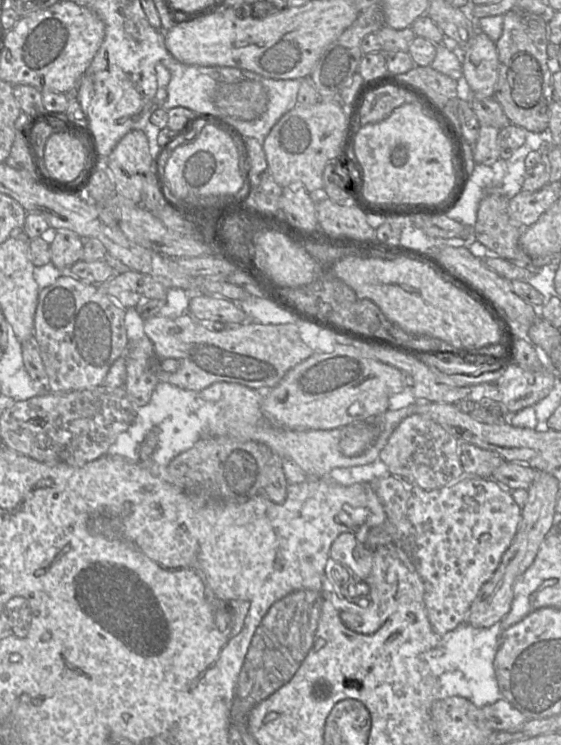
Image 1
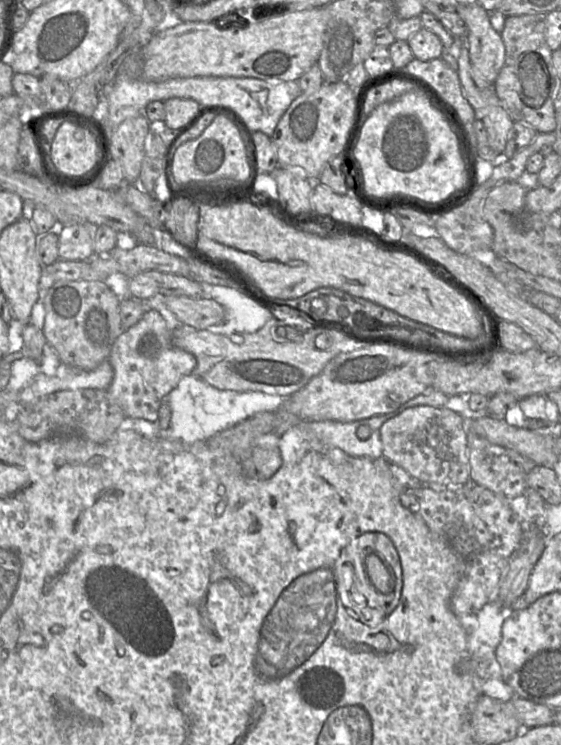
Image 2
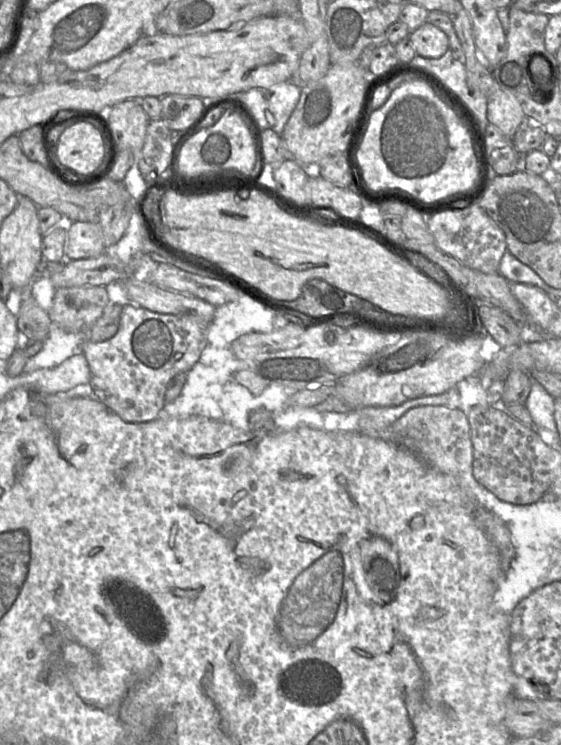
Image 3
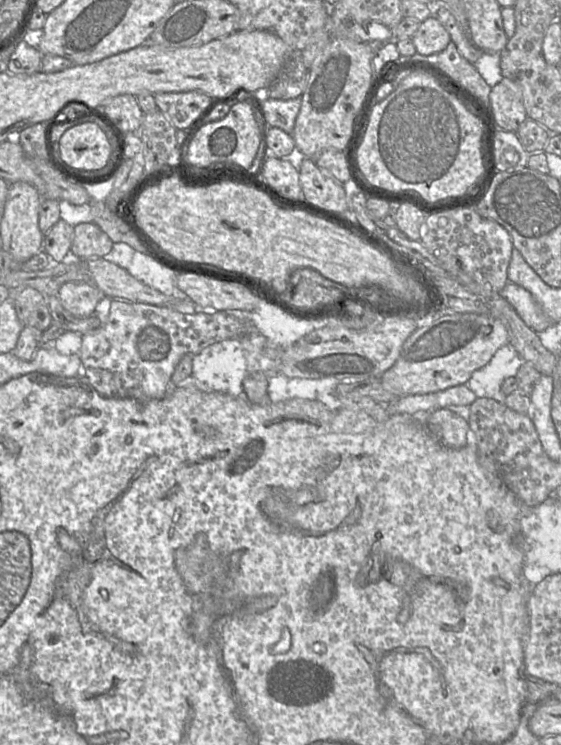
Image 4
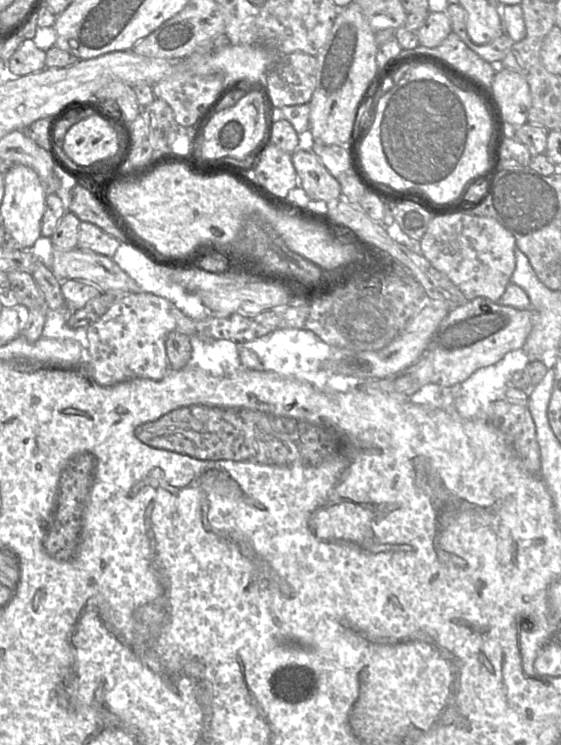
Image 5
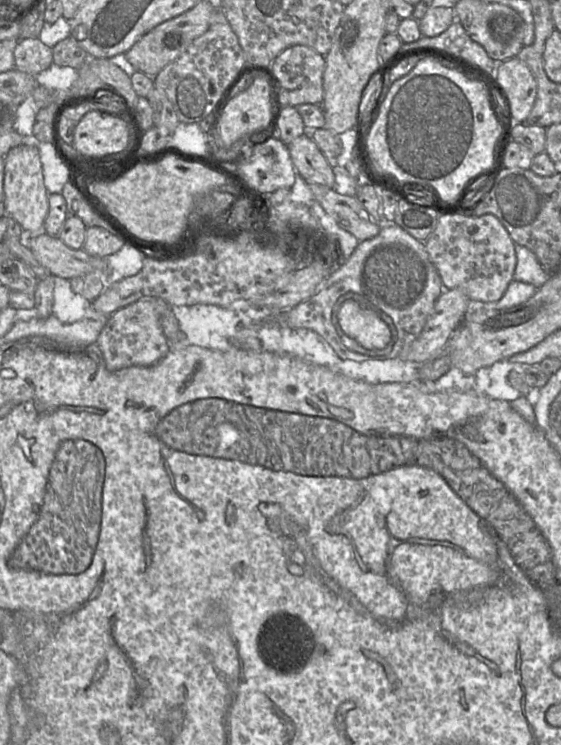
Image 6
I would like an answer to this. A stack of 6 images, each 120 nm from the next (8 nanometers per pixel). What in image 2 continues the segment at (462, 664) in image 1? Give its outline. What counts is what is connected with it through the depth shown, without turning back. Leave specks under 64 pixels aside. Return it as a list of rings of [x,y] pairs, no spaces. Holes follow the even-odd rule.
[[[524,594],[519,597],[511,607],[503,606],[498,600],[492,598],[486,603],[476,616],[464,616],[460,622],[468,635],[469,657],[473,661],[473,672],[482,680],[482,695],[498,701],[508,702],[516,697],[513,689],[501,678],[499,663],[496,658],[496,649],[501,641],[502,626],[512,610],[519,610],[525,606]]]

